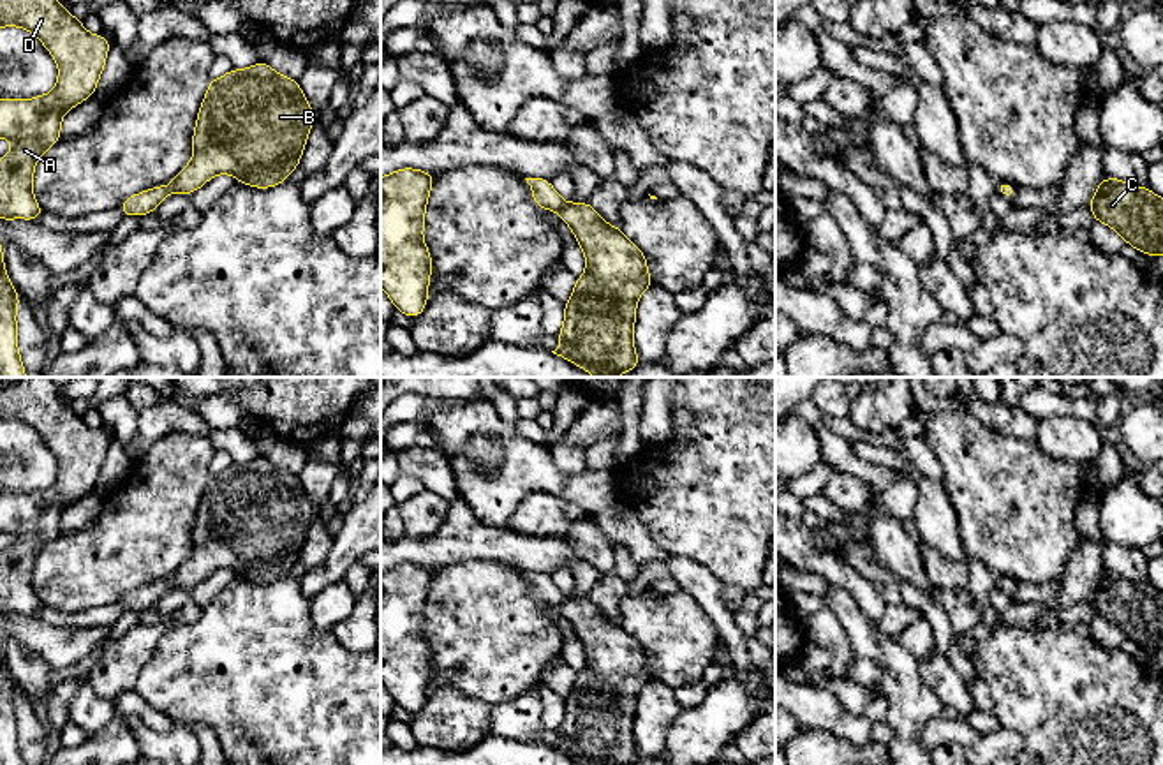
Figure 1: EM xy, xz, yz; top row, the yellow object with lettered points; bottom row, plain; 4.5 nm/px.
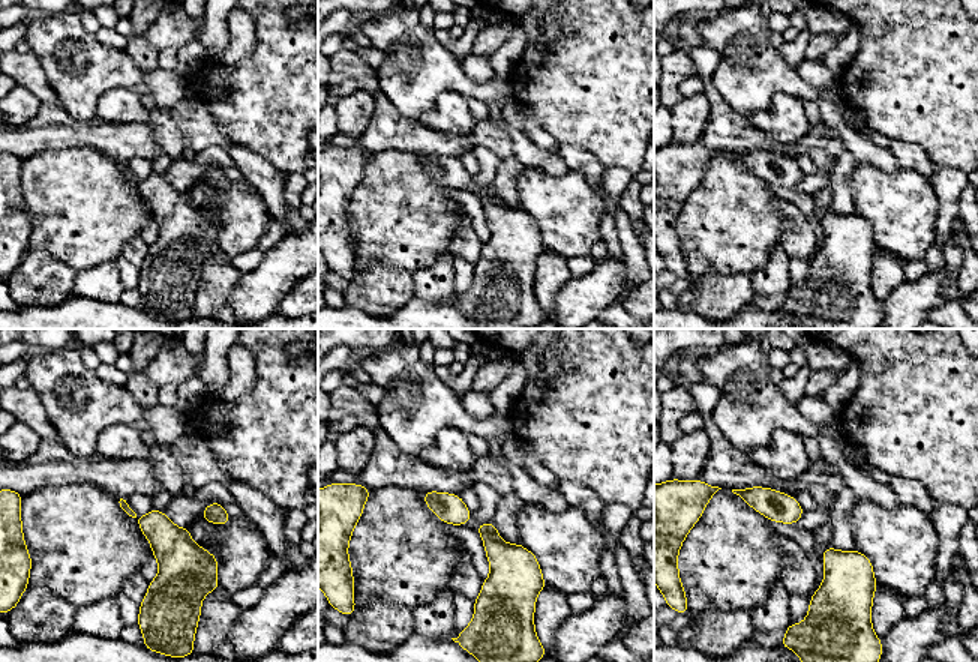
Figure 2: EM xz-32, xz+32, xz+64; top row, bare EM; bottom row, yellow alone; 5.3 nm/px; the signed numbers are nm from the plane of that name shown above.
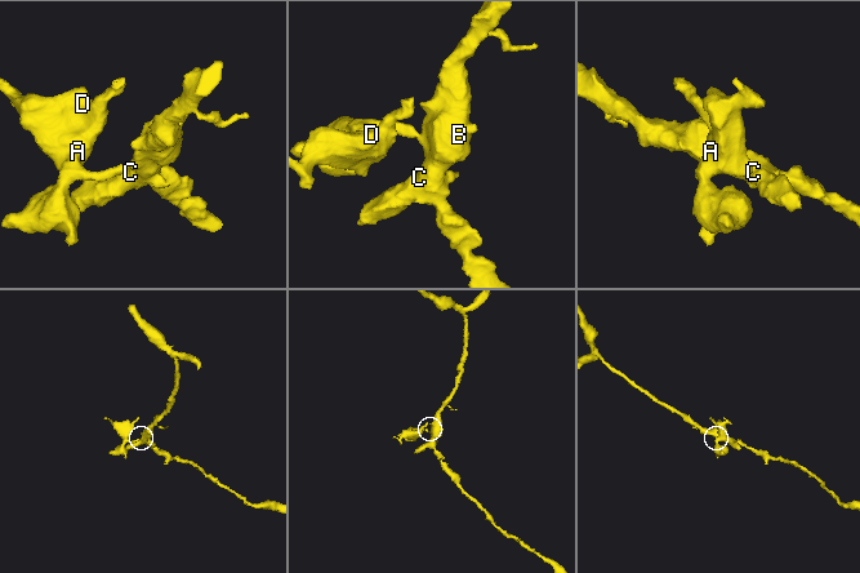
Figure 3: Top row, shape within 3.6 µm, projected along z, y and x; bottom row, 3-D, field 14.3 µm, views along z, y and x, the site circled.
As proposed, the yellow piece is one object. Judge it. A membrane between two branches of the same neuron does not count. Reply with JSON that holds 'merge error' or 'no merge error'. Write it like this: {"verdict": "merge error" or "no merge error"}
{"verdict": "merge error"}

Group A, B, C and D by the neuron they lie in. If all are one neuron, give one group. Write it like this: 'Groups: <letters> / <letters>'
Groups: A D / B C

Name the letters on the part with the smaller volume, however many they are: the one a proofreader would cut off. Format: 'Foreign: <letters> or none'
Foreign: A, D

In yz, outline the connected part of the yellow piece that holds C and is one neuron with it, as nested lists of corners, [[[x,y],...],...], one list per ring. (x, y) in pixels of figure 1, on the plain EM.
[[[1114,571],[1100,575],[1089,605],[1094,615],[1117,626],[1126,640],[1147,650],[1163,650],[1163,592],[1147,580],[1133,582]]]

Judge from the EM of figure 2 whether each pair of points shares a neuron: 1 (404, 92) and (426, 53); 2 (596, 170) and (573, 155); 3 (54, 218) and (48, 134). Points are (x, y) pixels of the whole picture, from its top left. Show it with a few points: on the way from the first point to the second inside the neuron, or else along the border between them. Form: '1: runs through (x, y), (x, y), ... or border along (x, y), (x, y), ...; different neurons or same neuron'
1: runs through (413, 83), (413, 74), (419, 62); same neuron
2: runs through (590, 167), (579, 159); same neuron
3: border along (84, 144), (39, 149), (23, 158); different neurons

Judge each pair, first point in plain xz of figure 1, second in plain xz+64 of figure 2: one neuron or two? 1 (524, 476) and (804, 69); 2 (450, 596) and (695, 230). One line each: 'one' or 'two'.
1: two
2: one

